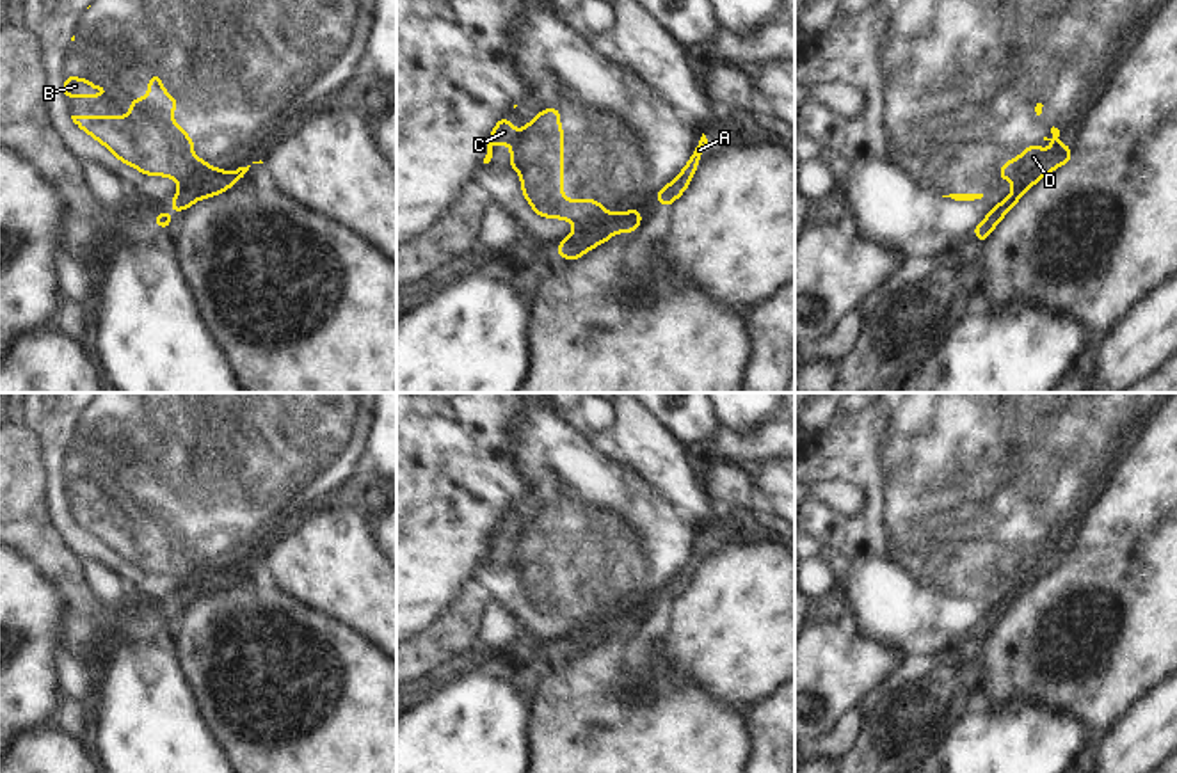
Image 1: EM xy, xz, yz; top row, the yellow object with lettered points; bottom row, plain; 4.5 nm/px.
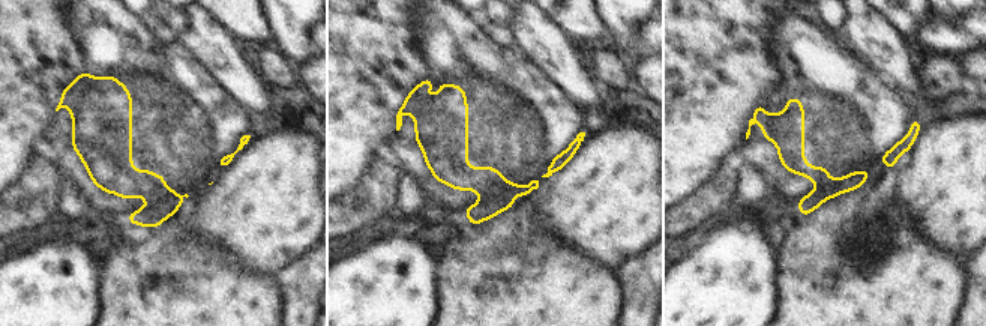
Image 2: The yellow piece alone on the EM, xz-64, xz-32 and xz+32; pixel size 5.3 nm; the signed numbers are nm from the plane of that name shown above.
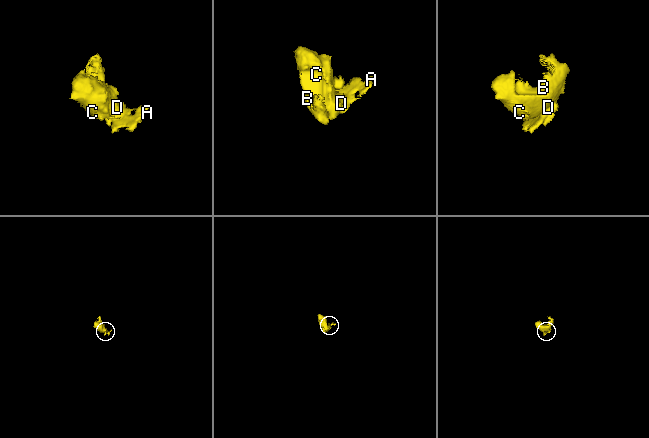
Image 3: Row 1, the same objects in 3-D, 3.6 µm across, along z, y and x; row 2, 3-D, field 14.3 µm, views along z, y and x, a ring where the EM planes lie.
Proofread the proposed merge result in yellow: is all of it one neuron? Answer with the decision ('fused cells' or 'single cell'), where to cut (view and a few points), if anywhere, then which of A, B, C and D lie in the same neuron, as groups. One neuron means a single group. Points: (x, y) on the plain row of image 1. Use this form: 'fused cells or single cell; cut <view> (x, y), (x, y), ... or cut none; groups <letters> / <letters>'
fused cells; cut xz (616, 612), (594, 615), (589, 621), (589, 628); groups A / B C D

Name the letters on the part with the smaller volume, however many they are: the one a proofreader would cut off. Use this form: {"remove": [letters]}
{"remove": ["A"]}

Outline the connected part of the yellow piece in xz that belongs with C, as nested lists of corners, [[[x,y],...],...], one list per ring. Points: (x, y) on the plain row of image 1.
[[[560,506],[540,508],[523,528],[514,526],[514,519],[501,517],[491,528],[484,562],[492,556],[492,544],[510,544],[508,563],[521,576],[521,592],[533,606],[532,611],[542,617],[560,617],[571,620],[578,629],[556,642],[556,652],[567,659],[576,659],[597,643],[606,642],[613,631],[590,627],[590,618],[615,615],[615,610],[603,606],[597,597],[564,595],[564,526]]]

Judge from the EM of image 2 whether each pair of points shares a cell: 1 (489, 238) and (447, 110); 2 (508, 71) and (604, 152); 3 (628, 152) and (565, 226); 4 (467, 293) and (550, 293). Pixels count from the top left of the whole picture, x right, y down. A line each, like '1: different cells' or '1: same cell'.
1: different cells
2: different cells
3: same cell
4: same cell

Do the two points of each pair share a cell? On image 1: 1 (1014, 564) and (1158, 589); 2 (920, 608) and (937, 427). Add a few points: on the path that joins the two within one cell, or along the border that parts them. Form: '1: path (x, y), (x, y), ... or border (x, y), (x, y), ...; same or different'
1: border (1074, 553), (1039, 578); different
2: path (928, 564), (937, 544), (937, 471); same

